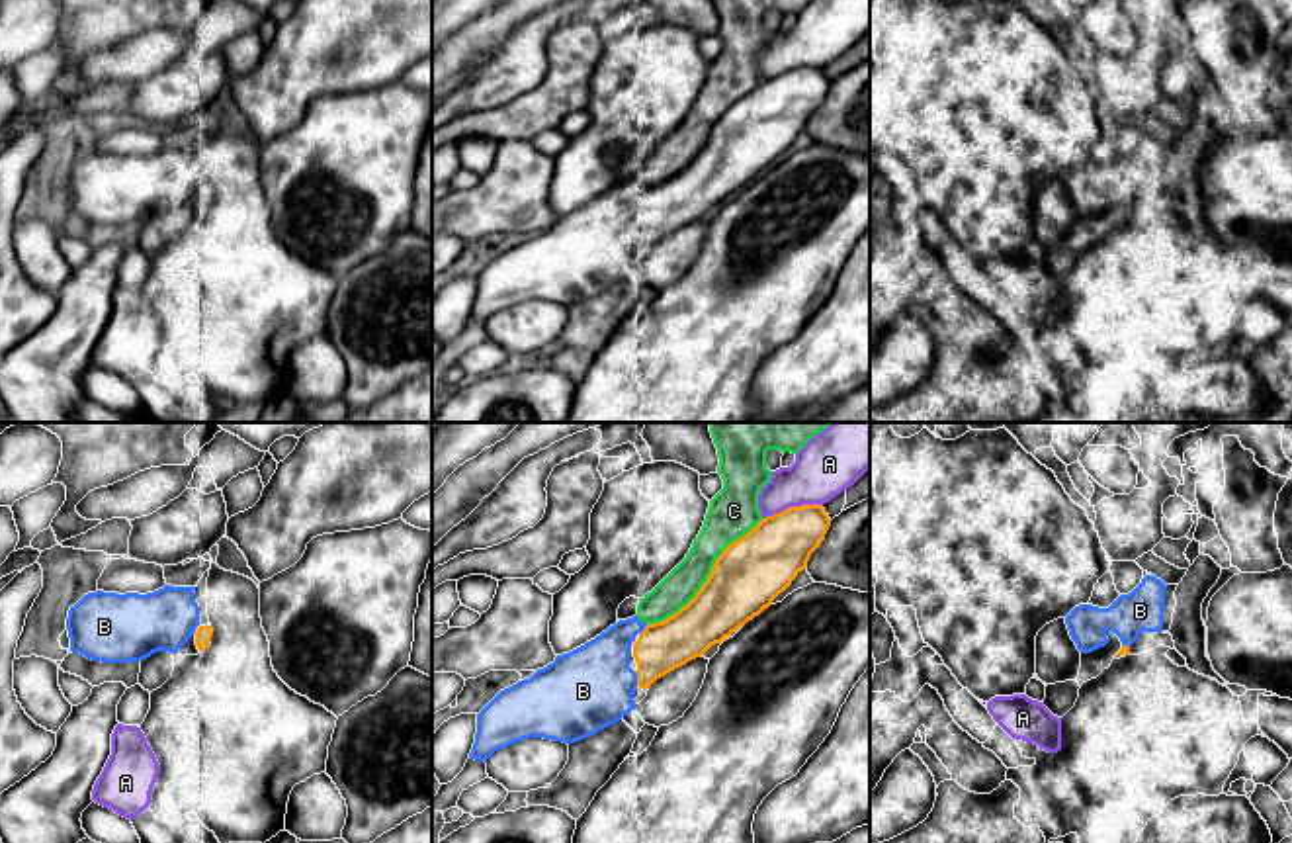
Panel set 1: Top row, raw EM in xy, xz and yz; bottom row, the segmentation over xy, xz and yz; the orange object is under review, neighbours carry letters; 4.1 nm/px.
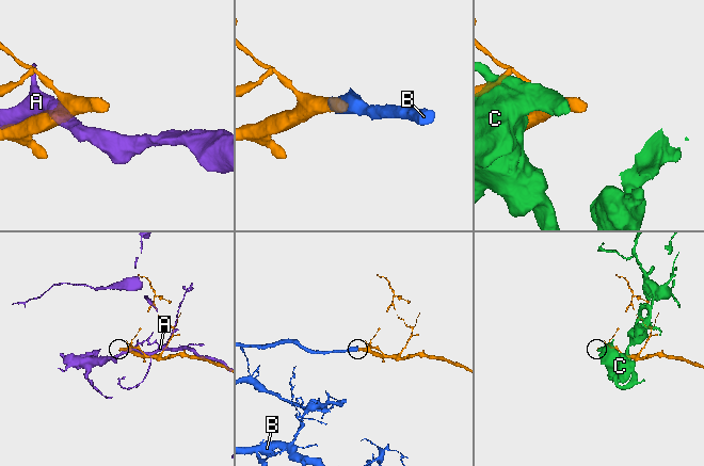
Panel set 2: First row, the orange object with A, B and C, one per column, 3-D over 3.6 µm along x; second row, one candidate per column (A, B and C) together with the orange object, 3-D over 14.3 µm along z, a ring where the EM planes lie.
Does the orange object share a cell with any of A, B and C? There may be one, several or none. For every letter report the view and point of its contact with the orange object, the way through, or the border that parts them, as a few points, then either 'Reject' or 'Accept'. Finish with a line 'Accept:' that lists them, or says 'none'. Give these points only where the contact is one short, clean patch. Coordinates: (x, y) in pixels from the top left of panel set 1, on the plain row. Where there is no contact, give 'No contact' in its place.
A: Touches orange at xz (792, 69). Reject
B: Touches orange at xz (638, 241). Accept
C: Touches orange at xz (708, 139). Reject
Accept: B

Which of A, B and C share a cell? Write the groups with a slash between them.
A / B / C

